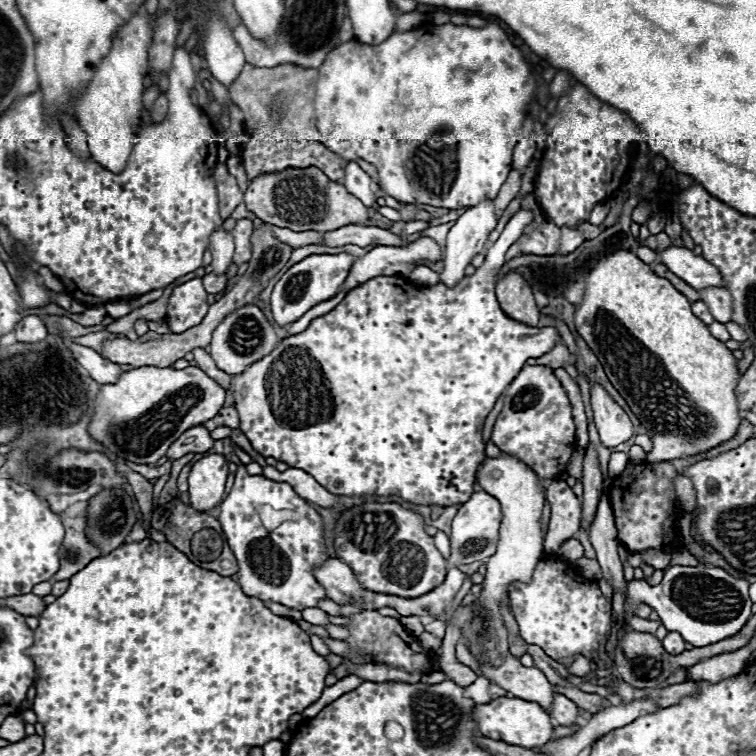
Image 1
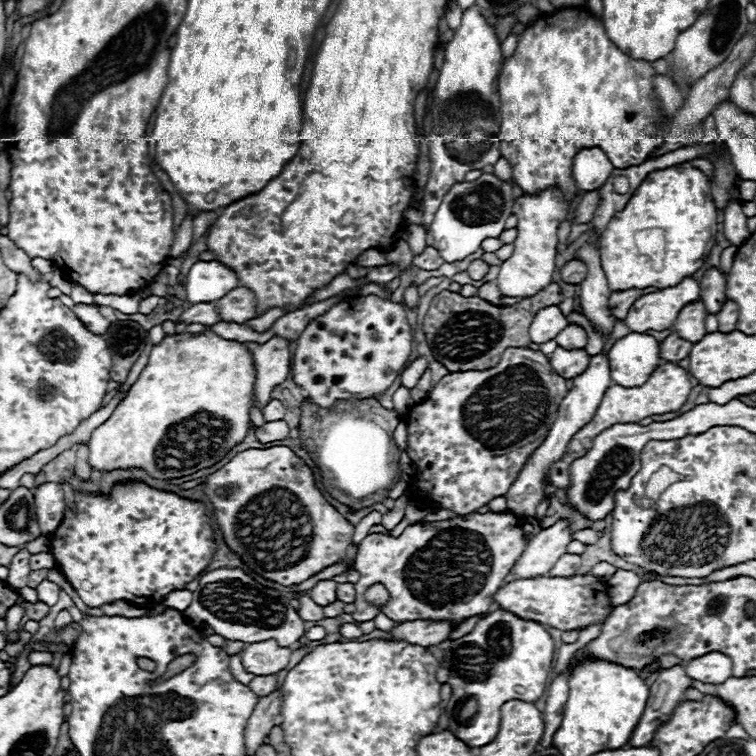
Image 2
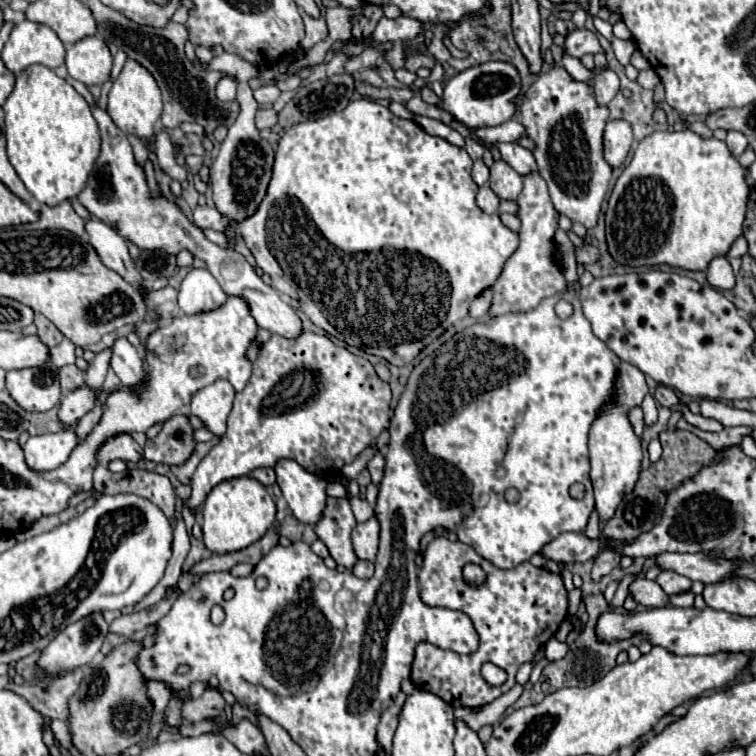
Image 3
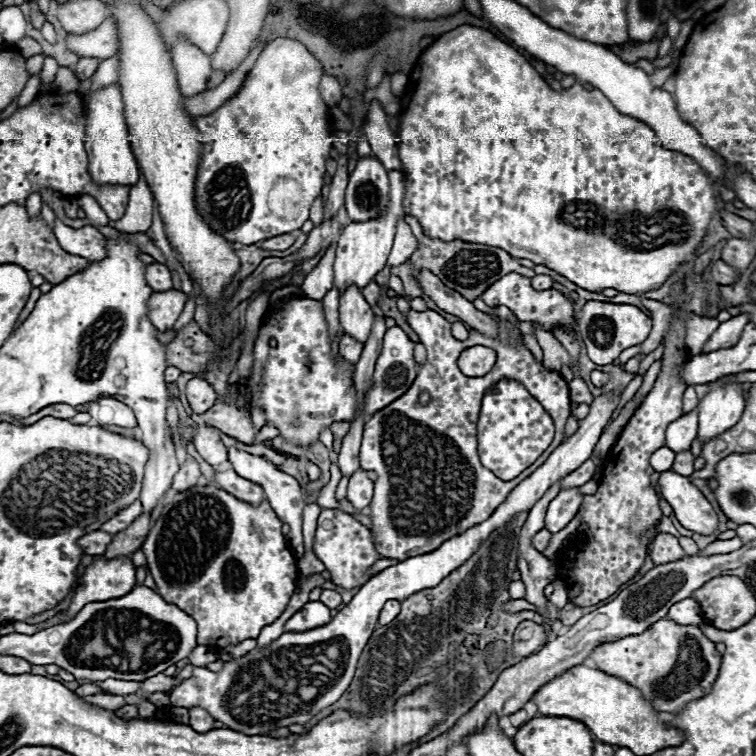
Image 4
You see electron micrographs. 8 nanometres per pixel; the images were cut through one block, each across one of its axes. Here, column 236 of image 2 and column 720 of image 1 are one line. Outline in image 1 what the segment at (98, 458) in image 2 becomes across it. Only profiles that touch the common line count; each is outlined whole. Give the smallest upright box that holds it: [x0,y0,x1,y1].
[574,250,742,464]

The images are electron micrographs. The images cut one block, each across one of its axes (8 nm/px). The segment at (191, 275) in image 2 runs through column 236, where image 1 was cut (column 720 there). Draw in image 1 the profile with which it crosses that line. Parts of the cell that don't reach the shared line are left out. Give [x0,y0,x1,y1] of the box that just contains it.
[660,246,724,290]

